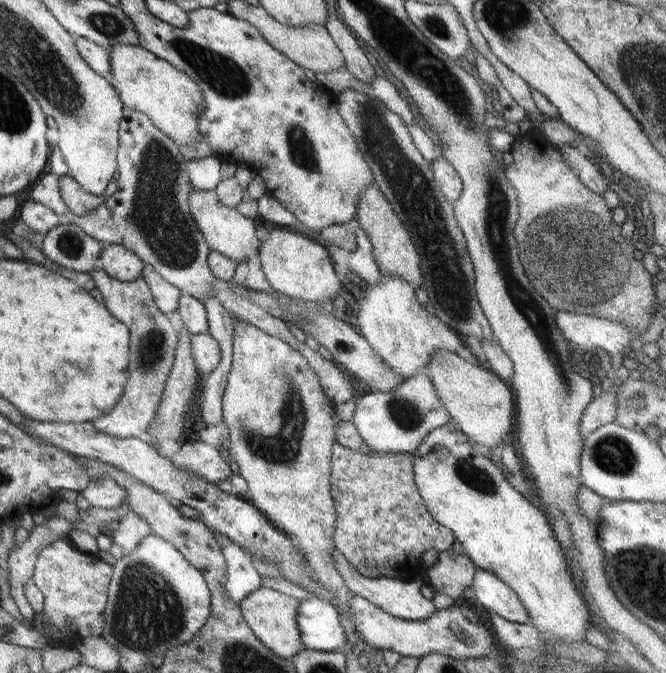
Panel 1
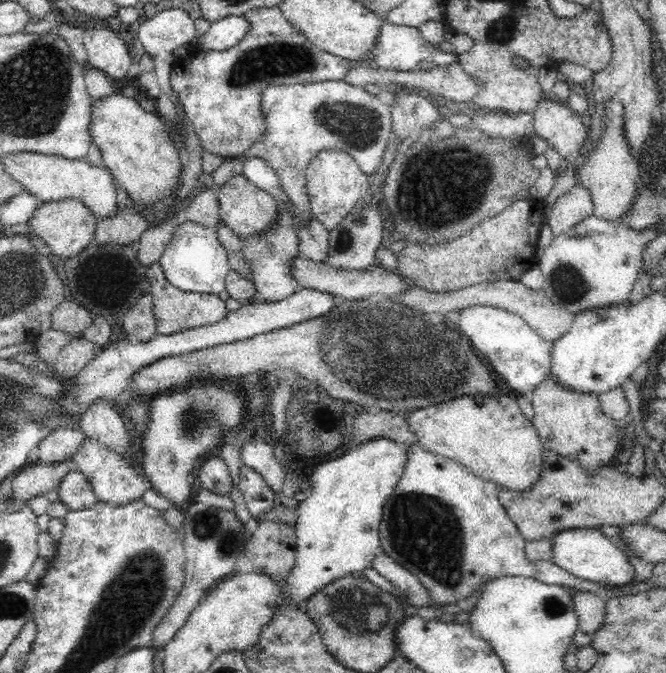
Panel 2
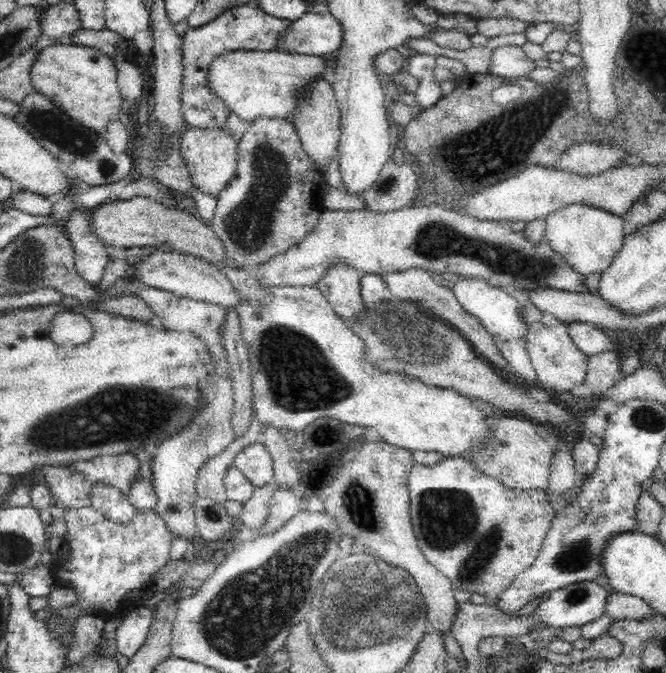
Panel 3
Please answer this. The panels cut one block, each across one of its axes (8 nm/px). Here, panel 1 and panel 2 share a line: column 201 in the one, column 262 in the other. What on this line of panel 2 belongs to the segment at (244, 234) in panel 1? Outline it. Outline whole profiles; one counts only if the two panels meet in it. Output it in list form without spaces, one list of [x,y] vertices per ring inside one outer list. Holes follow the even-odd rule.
[[[243,175],[230,178],[222,188],[217,188],[220,195],[220,218],[222,222],[241,239],[248,236],[262,236],[264,232],[273,230],[280,218],[279,201],[269,192],[264,192],[248,182]]]

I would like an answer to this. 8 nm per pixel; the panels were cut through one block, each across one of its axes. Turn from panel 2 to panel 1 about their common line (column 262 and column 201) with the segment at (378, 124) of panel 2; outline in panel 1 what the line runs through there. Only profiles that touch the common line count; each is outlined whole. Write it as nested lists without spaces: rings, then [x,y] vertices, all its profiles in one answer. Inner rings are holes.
[[[114,44],[108,48],[110,64],[109,84],[115,89],[124,107],[135,109],[137,112],[142,112],[151,122],[155,128],[158,128],[164,136],[167,136],[177,147],[181,150],[181,154],[185,158],[193,158],[192,160],[213,155],[212,150],[199,152],[199,148],[204,144],[199,136],[198,122],[201,111],[203,110],[203,97],[199,85],[182,70],[171,66],[166,60],[160,59],[151,54],[148,50],[141,48],[138,44]]]

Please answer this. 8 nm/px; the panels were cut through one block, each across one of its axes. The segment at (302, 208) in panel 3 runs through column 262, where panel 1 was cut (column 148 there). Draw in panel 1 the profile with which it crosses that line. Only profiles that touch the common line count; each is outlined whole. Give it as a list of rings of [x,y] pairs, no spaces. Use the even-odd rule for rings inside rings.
[[[123,107],[122,110],[122,117],[118,124],[116,167],[119,176],[115,192],[108,197],[104,196],[102,203],[85,216],[75,216],[69,213],[67,216],[62,217],[62,221],[73,223],[87,236],[91,236],[92,239],[99,242],[106,242],[109,245],[120,244],[133,252],[135,256],[138,256],[143,263],[145,262],[145,264],[152,266],[165,282],[180,290],[181,294],[192,296],[202,303],[207,296],[212,296],[219,301],[219,304],[228,313],[234,314],[239,321],[248,322],[268,336],[279,338],[290,348],[297,350],[305,358],[311,371],[317,376],[319,385],[331,406],[355,399],[357,382],[351,376],[342,372],[343,370],[332,361],[324,360],[317,351],[309,349],[305,343],[295,340],[295,337],[289,333],[288,325],[283,320],[275,318],[249,299],[240,297],[237,293],[234,293],[232,286],[228,282],[219,280],[211,274],[207,264],[210,248],[201,232],[199,232],[188,205],[188,192],[192,186],[187,174],[186,160],[177,150],[177,146],[167,136],[164,136],[158,128],[155,128],[147,116],[142,112],[137,112],[135,109]]]

